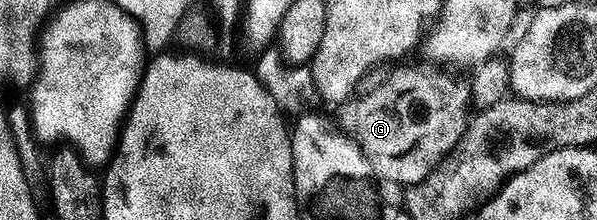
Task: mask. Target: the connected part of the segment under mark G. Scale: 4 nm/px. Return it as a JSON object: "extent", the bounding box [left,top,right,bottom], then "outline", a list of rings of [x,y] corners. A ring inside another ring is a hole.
{"extent":[349,67,473,185],"outline":[[[403,67],[356,105],[349,131],[380,180],[391,185],[410,185],[421,182],[461,141],[472,114],[473,87],[468,80],[466,83],[439,67]]]}

